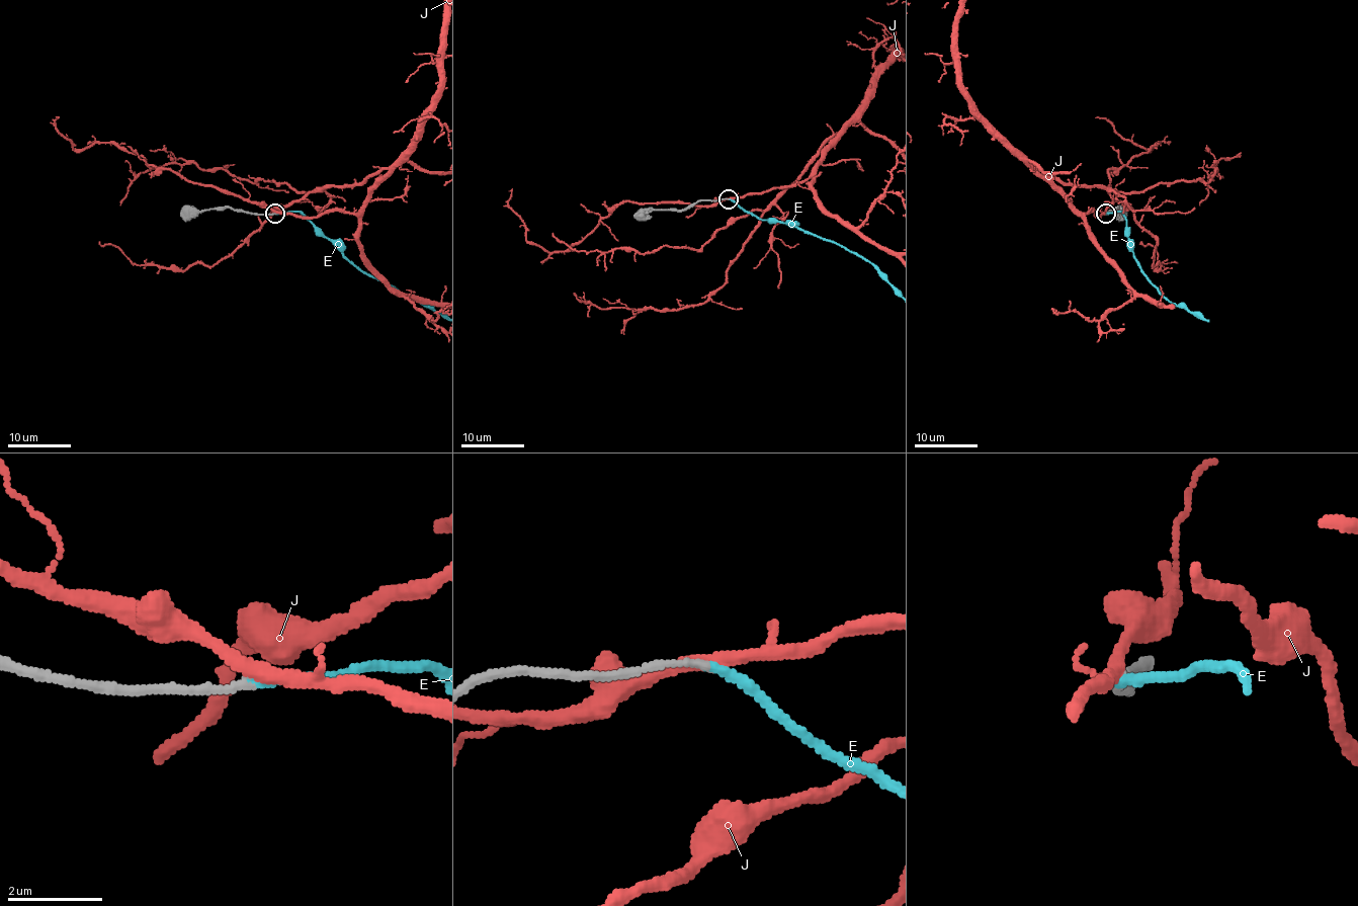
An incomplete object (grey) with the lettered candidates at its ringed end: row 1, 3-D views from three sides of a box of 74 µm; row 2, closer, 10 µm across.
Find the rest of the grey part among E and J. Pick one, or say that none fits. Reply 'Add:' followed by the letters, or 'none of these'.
Add: E

